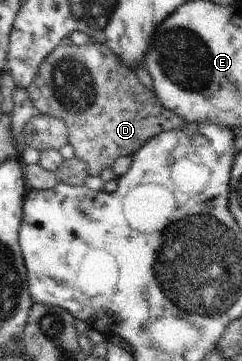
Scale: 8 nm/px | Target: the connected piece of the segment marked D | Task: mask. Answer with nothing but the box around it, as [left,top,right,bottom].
[27,40,188,176]

